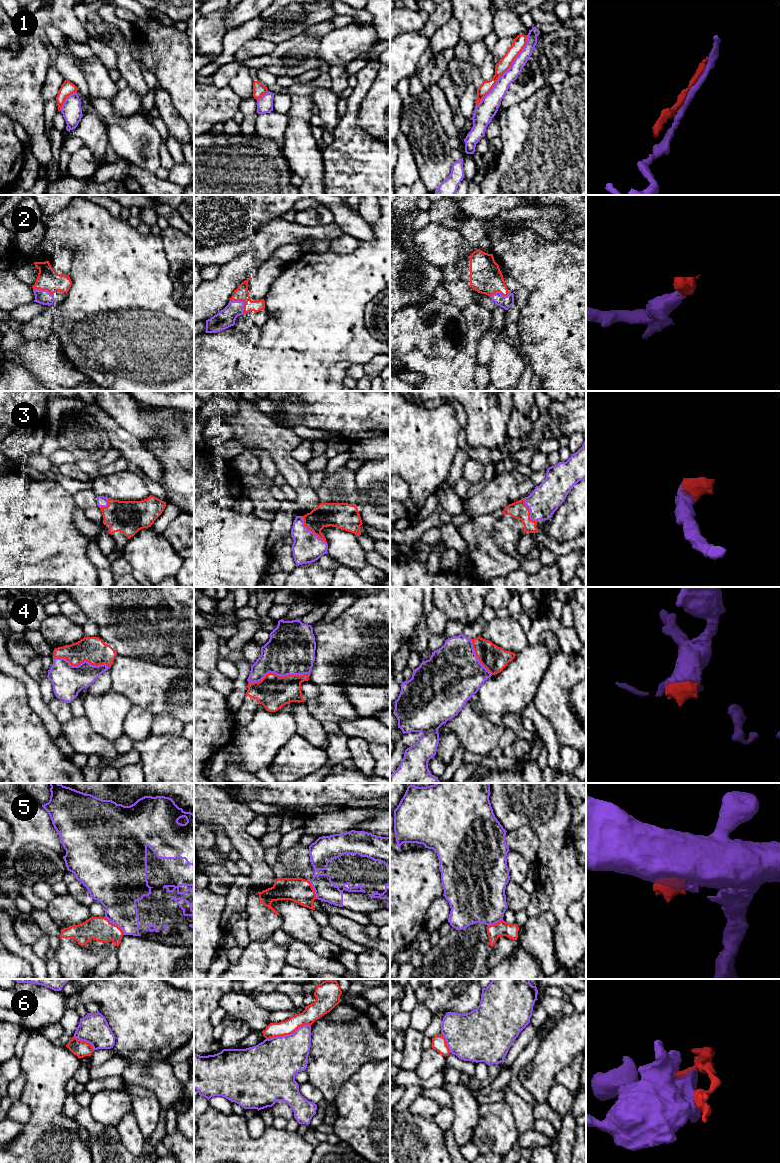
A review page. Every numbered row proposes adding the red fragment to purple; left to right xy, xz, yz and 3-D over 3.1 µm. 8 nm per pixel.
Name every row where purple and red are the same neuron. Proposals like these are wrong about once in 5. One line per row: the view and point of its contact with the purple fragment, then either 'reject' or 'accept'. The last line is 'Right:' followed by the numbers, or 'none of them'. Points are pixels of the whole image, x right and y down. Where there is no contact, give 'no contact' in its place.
1: meets purple in yz at (507, 70); reject
2: meets purple in xz at (242, 301); accept
3: meets purple in xz at (310, 531); accept
4: meets purple in xz at (278, 675); accept
5: meets purple in xy at (115, 924); reject
6: meets purple in xz at (288, 1035); reject
Right: 2, 3, 4

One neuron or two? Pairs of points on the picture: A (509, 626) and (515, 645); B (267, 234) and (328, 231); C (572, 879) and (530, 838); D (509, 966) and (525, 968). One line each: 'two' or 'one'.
A: one
B: one
C: two
D: one

